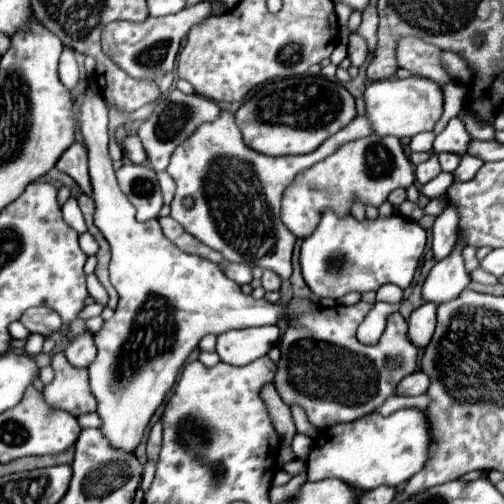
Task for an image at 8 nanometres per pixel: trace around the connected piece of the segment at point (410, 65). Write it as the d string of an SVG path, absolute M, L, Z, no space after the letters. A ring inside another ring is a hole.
M400 38L396 46L396 60L398 66L408 70L410 74L424 76L440 84L452 82L452 76L442 64L442 50L424 40Z

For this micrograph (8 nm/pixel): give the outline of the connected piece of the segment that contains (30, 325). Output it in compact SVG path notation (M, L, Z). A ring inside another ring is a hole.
M40 306L40 308L28 308L24 312L24 316L20 318L20 322L30 330L30 332L38 332L42 336L50 336L54 332L58 332L62 328L62 320L60 316L56 316L54 310Z

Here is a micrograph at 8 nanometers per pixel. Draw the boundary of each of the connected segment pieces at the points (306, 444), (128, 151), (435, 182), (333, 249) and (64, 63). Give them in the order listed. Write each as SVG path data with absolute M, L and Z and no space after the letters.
M296 434L294 436L294 442L292 442L292 450L296 454L296 458L300 460L306 460L308 458L308 452L312 450L312 440L304 434Z
M136 134L126 136L126 138L120 142L120 146L122 146L122 150L124 150L124 156L126 156L130 162L134 162L134 164L144 164L144 162L146 162L146 152L144 152L142 142L140 142L140 138L138 138Z
M440 172L436 178L432 178L432 180L422 188L422 194L428 196L428 198L442 196L442 194L448 190L448 186L450 186L452 182L454 182L452 174L448 174L448 172Z
M324 210L320 224L300 248L302 276L318 300L338 300L350 292L376 292L384 284L396 284L406 290L420 266L424 246L424 228L406 216L392 214L388 218L356 220L350 214L336 216L332 210Z
M64 48L60 56L60 80L70 90L78 84L78 64L76 64L72 48Z

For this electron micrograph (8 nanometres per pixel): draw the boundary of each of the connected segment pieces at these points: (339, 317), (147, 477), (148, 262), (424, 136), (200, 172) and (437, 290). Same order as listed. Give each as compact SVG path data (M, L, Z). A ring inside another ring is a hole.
M292 298L288 302L290 320L288 330L278 340L282 356L276 366L274 386L288 406L298 404L318 428L354 422L360 416L372 414L388 396L396 394L398 382L416 370L418 348L408 340L408 324L400 312L388 318L380 342L362 344L356 338L356 328L370 308L366 302L332 308L314 306L308 298ZM388 356L402 360L398 370L386 368L384 360Z
M147 460L144 467L142 482L140 484L140 488L143 491L148 490L148 488L150 487L150 484L152 483L152 480L154 479L155 471L156 471L156 464L150 460Z
M88 90L84 104L78 110L78 126L84 136L84 144L88 148L88 168L92 178L92 200L96 204L94 224L100 228L104 238L110 242L112 260L110 260L110 282L120 294L120 302L112 320L104 322L102 330L94 334L96 344L96 360L88 366L90 372L90 388L98 400L98 414L102 418L102 432L110 440L114 448L134 452L142 440L142 434L156 412L156 408L164 402L166 392L174 386L176 376L186 362L188 354L198 346L200 338L206 334L222 334L236 328L248 326L266 326L276 324L282 316L288 320L286 306L270 304L264 298L256 300L250 294L244 294L240 286L236 286L224 272L220 272L218 264L210 260L186 254L168 238L158 224L158 220L138 222L134 218L134 208L126 200L124 192L118 188L112 158L108 154L108 110L100 94Z
M422 132L416 138L412 138L410 148L412 148L412 152L432 152L432 142L434 142L434 134Z
M222 110L214 122L206 122L204 126L196 128L196 132L184 140L184 144L180 144L170 158L166 172L178 186L170 216L200 242L218 250L226 260L248 264L252 268L262 266L266 270L274 270L282 280L288 280L292 274L290 258L296 236L292 236L292 232L288 232L280 220L284 188L288 188L288 184L292 184L300 172L336 152L340 144L364 138L368 134L372 134L372 126L364 114L354 118L346 128L330 136L310 154L264 156L244 144L234 114L230 110ZM186 196L194 198L194 206L190 210L182 206Z
M458 240L454 244L454 250L430 270L422 286L424 300L442 304L442 302L454 300L468 286L470 274L464 268L464 258L462 258L464 246L466 244L460 244Z

